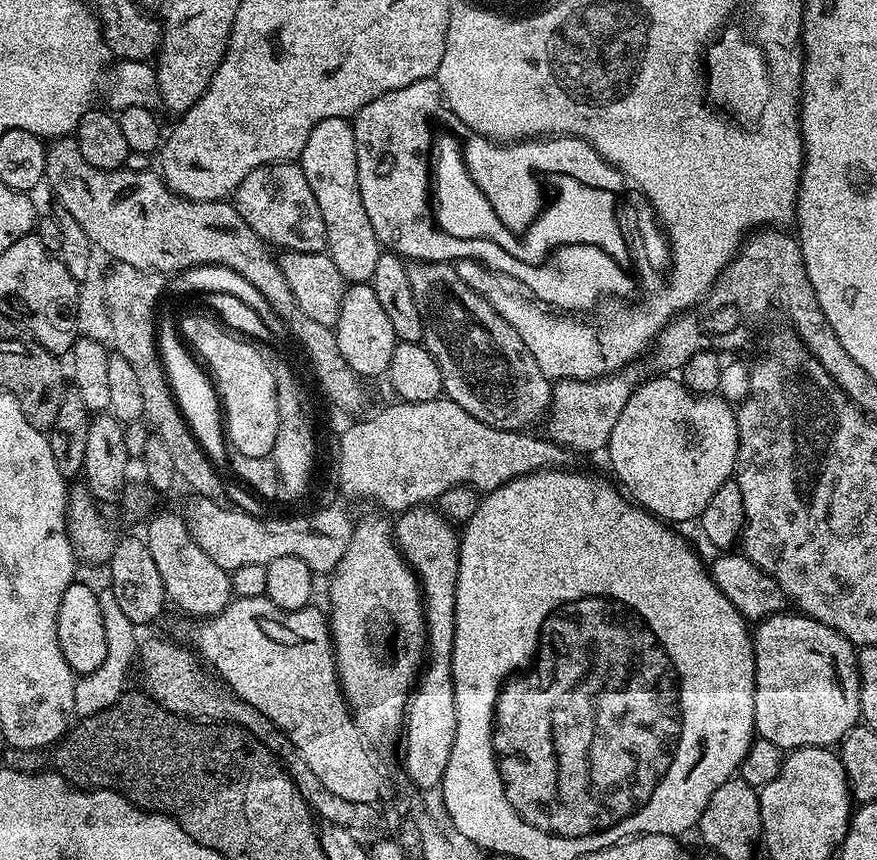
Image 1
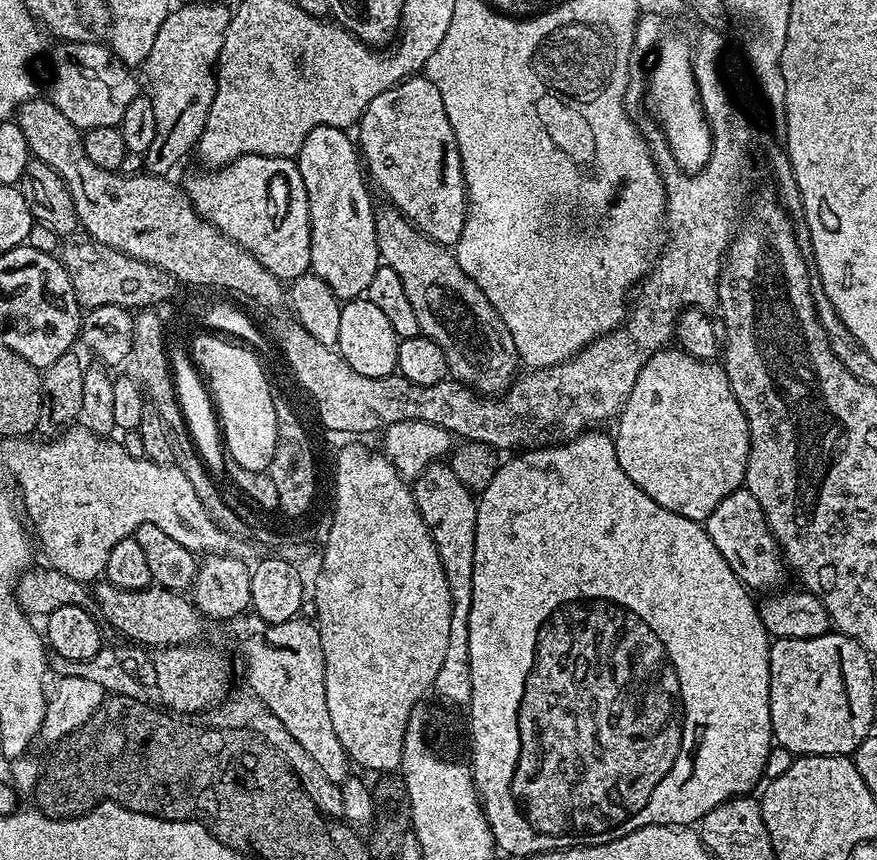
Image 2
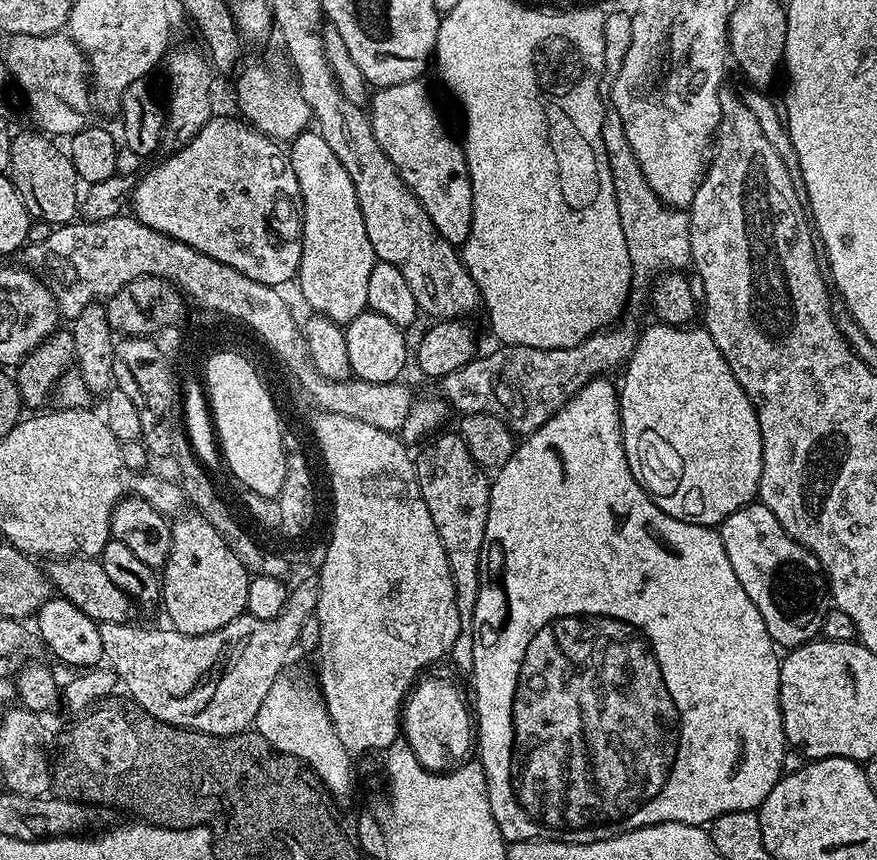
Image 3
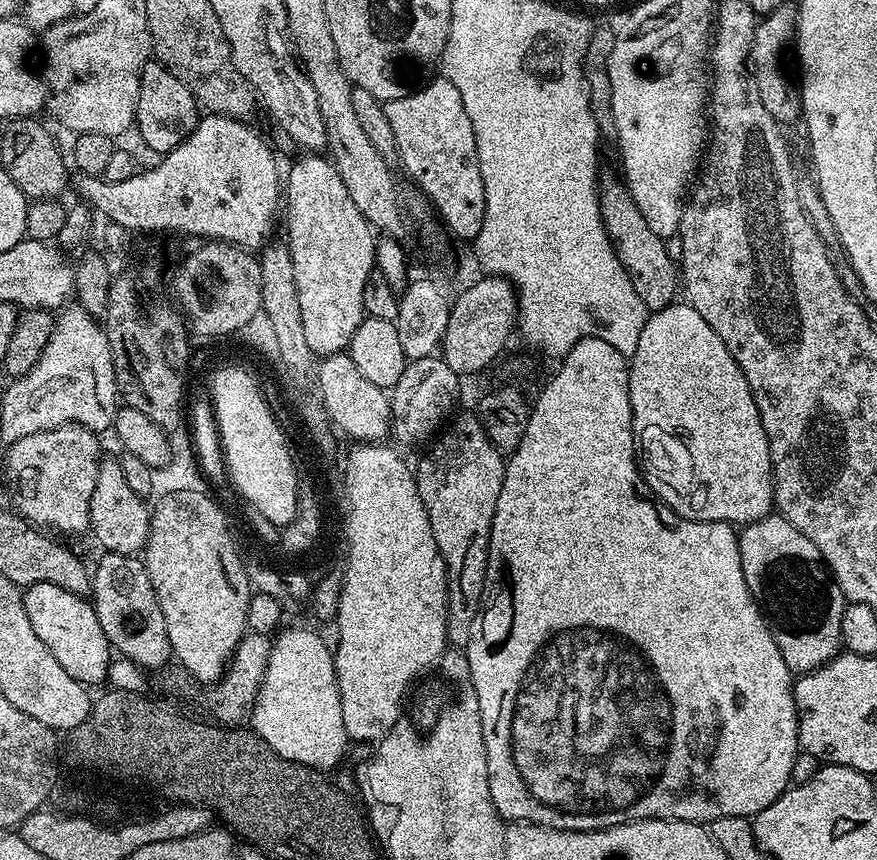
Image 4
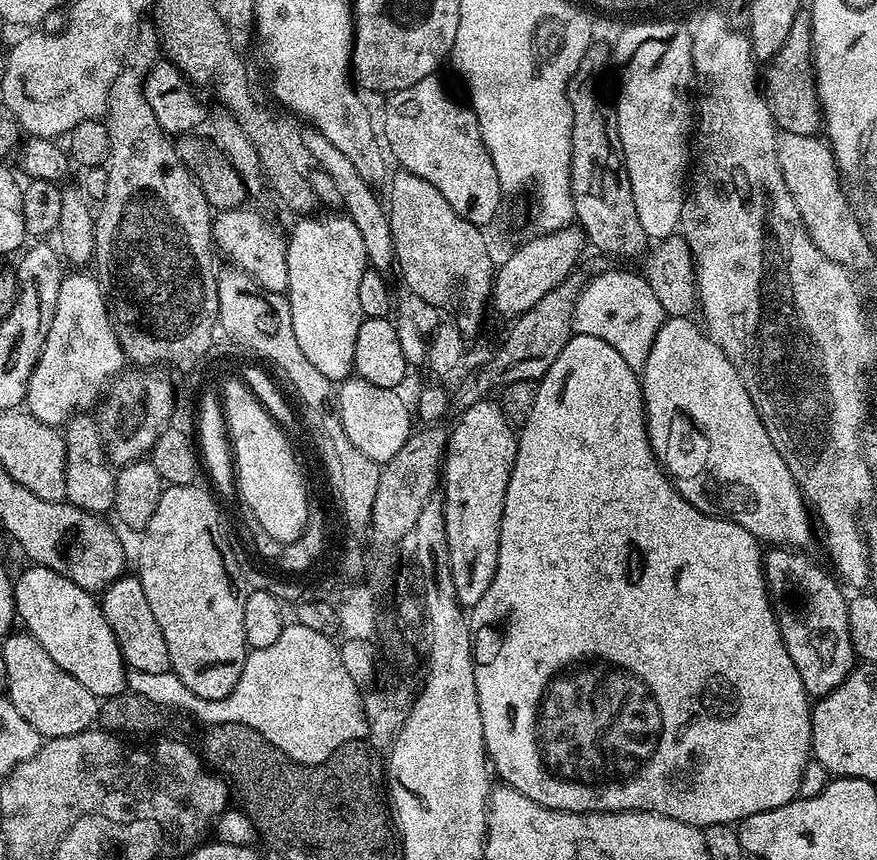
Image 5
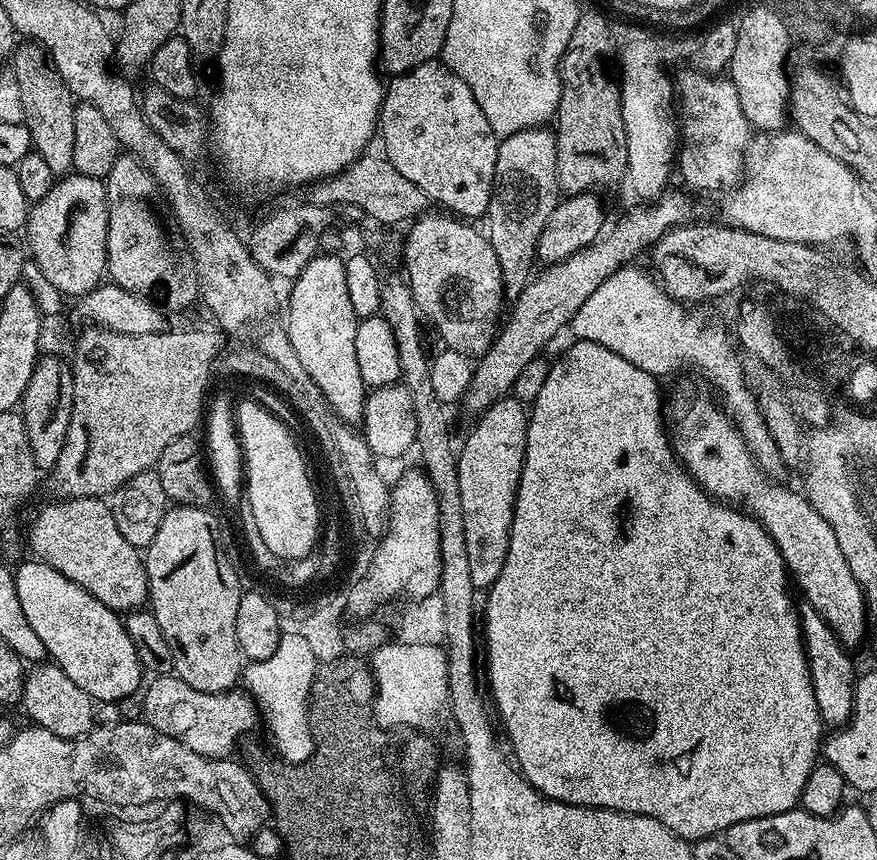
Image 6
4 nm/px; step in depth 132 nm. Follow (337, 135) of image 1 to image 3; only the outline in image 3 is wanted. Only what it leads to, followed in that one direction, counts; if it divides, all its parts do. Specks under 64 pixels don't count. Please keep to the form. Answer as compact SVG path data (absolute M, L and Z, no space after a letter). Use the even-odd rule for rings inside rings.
M305 130L291 141L290 159L304 203L302 258L298 273L300 292L313 313L346 326L368 308L366 289L370 270L374 270L377 262L370 238L366 238L366 222L362 222L354 182L350 182L346 166L338 162L338 154L330 150L319 130Z

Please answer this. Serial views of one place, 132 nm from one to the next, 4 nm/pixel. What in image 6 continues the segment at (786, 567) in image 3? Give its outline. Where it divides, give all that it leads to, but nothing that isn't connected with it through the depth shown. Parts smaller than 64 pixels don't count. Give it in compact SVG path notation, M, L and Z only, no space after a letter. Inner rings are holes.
M804 606L799 609L798 615L800 617L800 634L804 638L804 653L808 659L808 669L814 686L814 702L818 702L820 719L827 727L829 724L829 729L843 728L852 716L852 707L856 701L858 671L856 672L851 658L848 657L851 656L849 649L845 648L843 642L836 638L834 630L828 628L827 622L822 618L822 614L818 614L818 610Z

